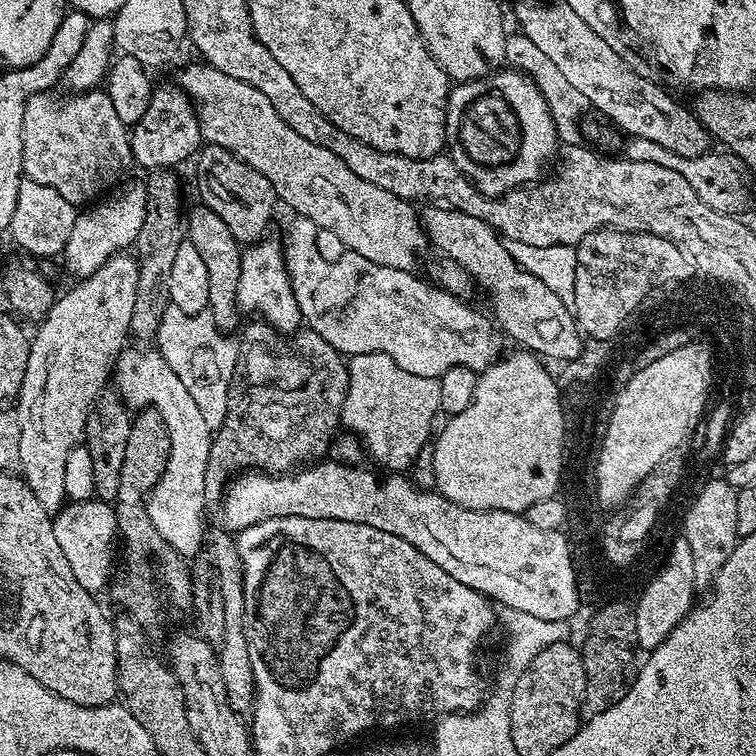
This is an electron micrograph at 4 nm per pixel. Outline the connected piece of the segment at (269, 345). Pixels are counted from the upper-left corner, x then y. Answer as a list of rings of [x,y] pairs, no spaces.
[[[263,320],[245,323],[239,333],[237,364],[229,382],[229,402],[225,421],[215,429],[210,458],[206,462],[204,499],[216,506],[224,499],[230,481],[245,470],[259,470],[269,474],[287,474],[307,465],[313,458],[329,455],[341,431],[341,412],[346,401],[349,361],[326,338],[311,330],[297,330],[291,334],[276,331]]]

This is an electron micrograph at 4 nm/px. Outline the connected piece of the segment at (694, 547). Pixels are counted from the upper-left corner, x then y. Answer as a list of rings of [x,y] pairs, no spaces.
[[[727,479],[712,480],[700,488],[700,493],[692,500],[688,513],[684,516],[682,539],[690,542],[690,554],[694,558],[694,582],[697,589],[708,590],[716,579],[718,570],[730,558],[738,539],[738,498],[737,489],[728,485]]]

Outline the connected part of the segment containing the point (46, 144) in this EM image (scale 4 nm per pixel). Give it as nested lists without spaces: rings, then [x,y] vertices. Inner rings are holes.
[[[107,91],[68,94],[65,100],[55,100],[53,96],[31,97],[26,106],[25,122],[22,124],[23,175],[34,182],[42,182],[42,186],[58,190],[66,202],[84,206],[103,197],[124,176],[124,167],[132,160],[130,128],[122,122],[122,118],[118,118]]]

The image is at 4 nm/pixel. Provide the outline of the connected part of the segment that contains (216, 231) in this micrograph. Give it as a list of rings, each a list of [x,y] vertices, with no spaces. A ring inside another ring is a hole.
[[[197,206],[189,216],[187,213],[186,240],[194,246],[194,250],[198,250],[202,263],[206,265],[206,283],[210,286],[210,298],[206,311],[213,316],[214,324],[220,328],[220,331],[227,334],[235,333],[242,320],[242,313],[236,307],[241,244],[234,238],[234,234],[230,234],[226,222],[222,222],[218,214],[203,206]]]

